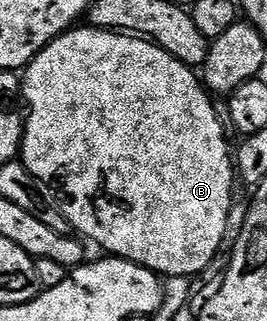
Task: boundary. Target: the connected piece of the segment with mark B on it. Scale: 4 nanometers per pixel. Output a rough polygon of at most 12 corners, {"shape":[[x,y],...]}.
{"shape":[[72,27],[22,163],[80,238],[214,263],[233,149],[190,65]]}

